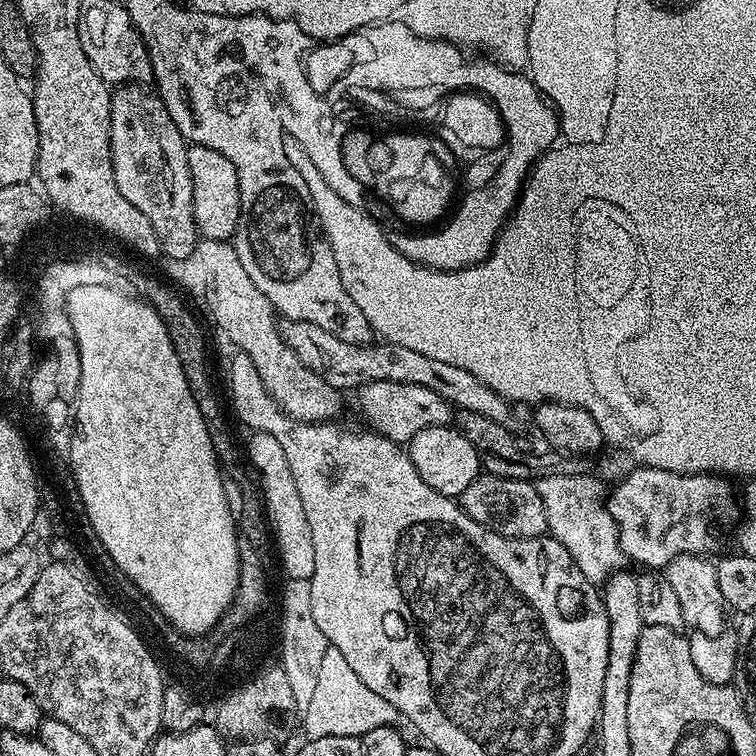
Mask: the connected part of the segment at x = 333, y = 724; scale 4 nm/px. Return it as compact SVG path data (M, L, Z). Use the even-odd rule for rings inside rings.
M329 647L323 655L310 706L302 713L305 737L317 740L327 736L357 736L370 730L390 728L401 719L401 714L382 694L374 694L354 670L350 670L350 662L342 655L342 650Z

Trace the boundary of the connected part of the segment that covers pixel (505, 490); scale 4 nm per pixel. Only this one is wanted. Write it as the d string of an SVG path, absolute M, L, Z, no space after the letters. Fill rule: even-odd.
M481 474L466 486L466 490L458 497L460 508L474 522L486 526L491 532L497 532L508 540L525 540L547 533L546 507L543 506L541 495L531 480L515 480Z

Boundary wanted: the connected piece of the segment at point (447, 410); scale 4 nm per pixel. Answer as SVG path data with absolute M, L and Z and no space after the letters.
M393 380L366 382L355 389L354 396L360 403L361 414L372 423L369 425L380 435L390 438L401 446L407 445L408 441L414 438L414 434L418 434L418 430L434 426L446 428L454 420L454 409L451 404L446 403L438 394L434 394L434 390L410 382Z

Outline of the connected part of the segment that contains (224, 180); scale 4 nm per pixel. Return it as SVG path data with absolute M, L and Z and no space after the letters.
M191 145L188 149L190 182L194 190L194 222L196 231L205 240L231 241L238 230L238 218L242 210L238 190L238 170L226 154L210 150L210 146Z

